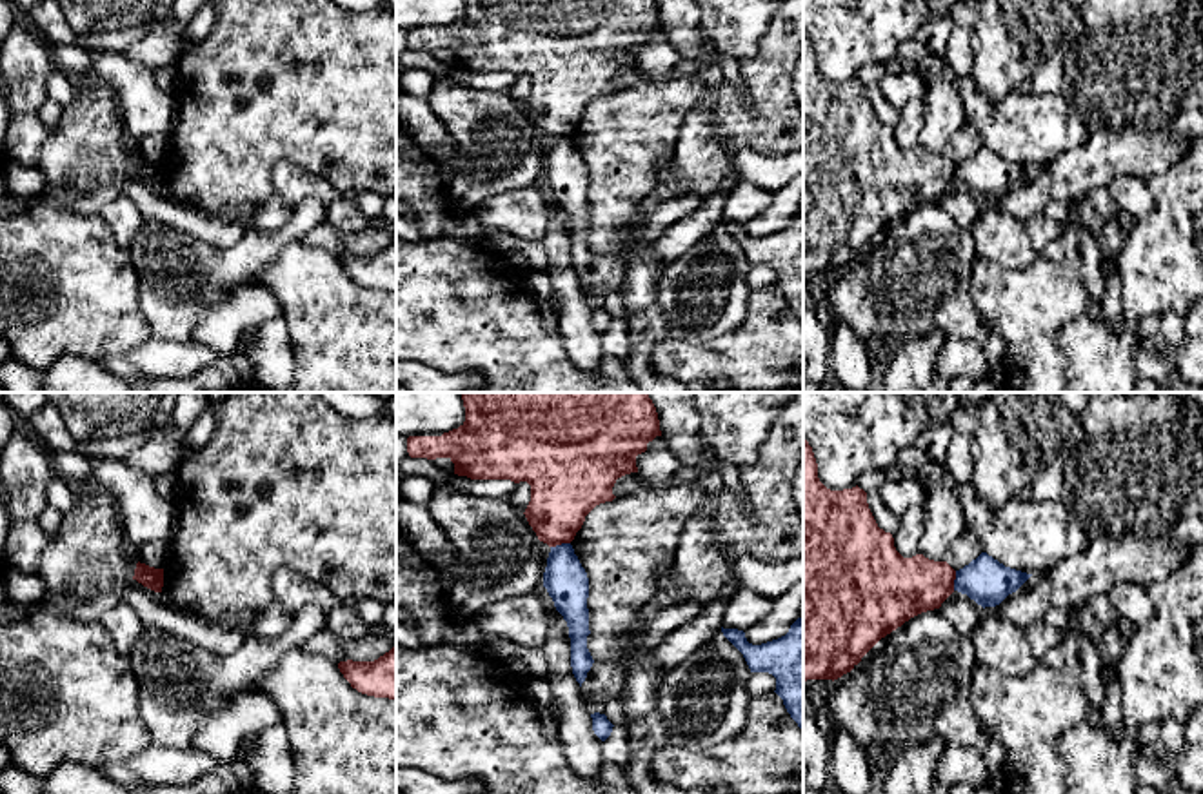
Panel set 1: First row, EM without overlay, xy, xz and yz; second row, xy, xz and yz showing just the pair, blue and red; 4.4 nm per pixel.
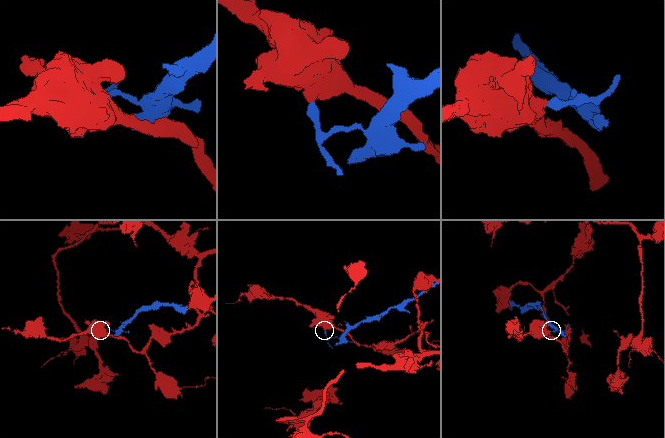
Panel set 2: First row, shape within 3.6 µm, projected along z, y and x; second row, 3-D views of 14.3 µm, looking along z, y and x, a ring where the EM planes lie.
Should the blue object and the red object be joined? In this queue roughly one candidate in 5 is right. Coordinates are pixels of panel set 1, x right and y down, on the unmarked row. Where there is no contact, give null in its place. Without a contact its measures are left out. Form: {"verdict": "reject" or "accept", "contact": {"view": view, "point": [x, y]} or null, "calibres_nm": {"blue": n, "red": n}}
{"verdict": "reject", "contact": {"view": "xz", "point": [562, 137]}, "calibres_nm": {"blue": 190, "red": 300}}

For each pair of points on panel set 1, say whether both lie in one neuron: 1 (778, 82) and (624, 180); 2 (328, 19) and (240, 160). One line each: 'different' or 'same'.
1: same
2: same

